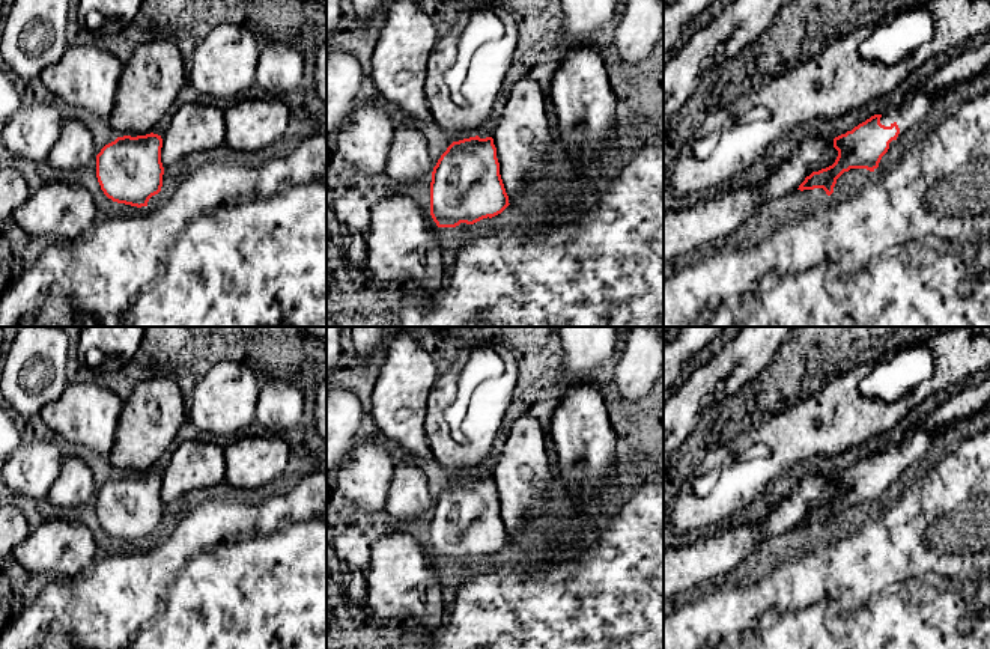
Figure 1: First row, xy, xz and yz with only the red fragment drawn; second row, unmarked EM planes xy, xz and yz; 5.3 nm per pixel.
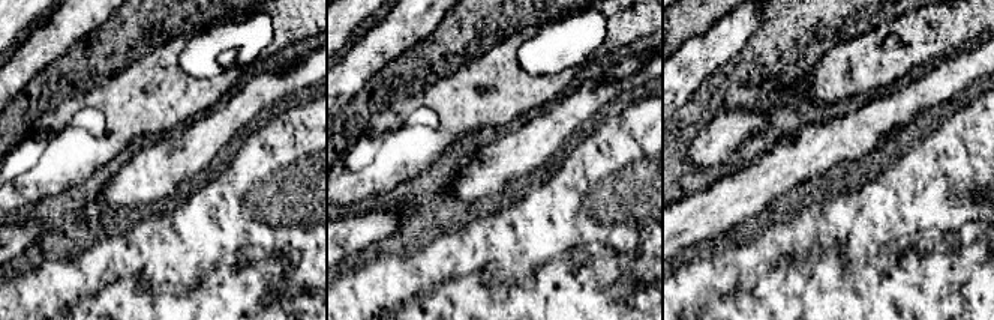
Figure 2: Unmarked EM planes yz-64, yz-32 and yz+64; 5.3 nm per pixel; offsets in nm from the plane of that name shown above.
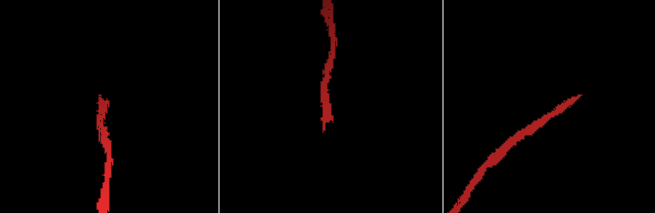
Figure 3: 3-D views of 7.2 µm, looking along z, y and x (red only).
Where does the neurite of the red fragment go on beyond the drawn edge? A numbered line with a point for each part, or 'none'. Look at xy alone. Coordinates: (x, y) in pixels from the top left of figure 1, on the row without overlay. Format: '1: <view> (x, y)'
none

